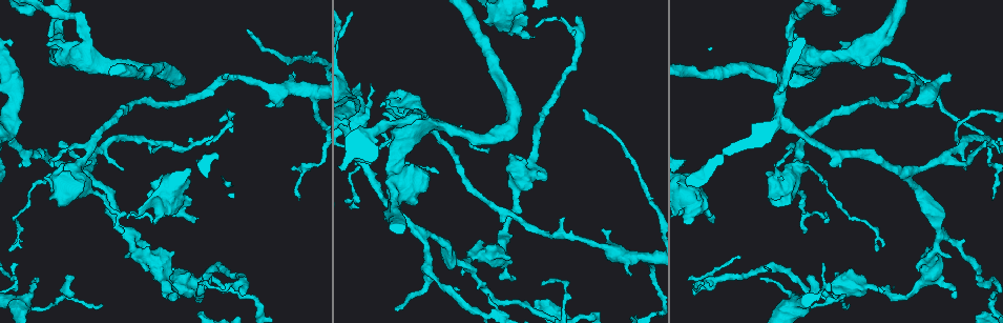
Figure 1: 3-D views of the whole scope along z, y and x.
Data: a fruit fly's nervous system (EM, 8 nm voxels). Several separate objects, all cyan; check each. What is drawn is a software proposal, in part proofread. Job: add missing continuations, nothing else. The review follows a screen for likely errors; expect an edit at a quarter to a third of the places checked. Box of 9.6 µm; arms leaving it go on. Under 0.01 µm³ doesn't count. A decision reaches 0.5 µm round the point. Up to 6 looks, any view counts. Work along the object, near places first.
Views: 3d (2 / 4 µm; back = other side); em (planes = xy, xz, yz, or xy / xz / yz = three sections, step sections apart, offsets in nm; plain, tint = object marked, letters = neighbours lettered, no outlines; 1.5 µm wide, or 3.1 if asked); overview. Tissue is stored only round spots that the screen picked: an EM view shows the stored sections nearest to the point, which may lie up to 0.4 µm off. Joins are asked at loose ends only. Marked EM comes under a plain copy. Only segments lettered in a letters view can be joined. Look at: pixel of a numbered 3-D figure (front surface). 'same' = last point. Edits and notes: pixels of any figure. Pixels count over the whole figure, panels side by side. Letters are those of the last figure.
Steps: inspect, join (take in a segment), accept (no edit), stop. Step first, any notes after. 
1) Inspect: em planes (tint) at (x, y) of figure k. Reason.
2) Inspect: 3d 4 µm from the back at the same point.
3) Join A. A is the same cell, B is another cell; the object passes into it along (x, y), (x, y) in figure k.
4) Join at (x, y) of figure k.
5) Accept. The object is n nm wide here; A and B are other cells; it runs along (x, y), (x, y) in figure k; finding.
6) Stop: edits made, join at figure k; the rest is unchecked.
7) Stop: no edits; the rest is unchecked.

Inspect: 3d 2 µm at (850, 305) of figure 1. Thin end.

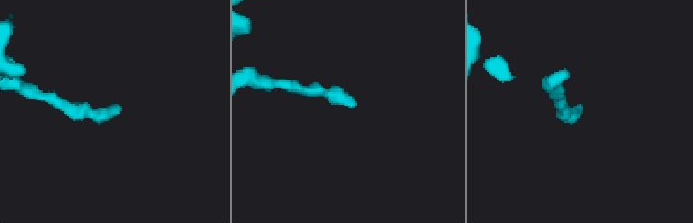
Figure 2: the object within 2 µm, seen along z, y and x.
Inspect: em xz step 8 (letters) at (581, 107) of figure 2.

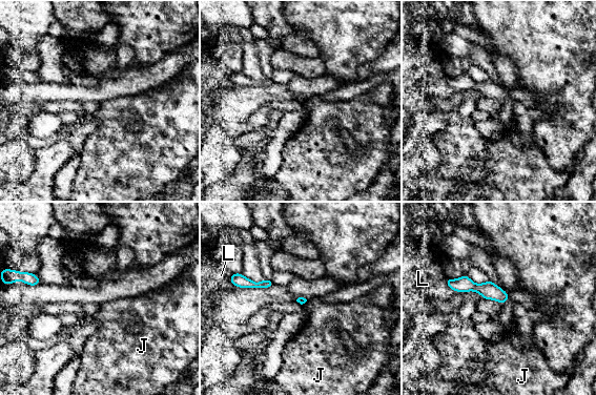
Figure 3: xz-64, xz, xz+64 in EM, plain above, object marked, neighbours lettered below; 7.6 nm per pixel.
Inspect: em planes (letters) at the same point. Cut it another way.

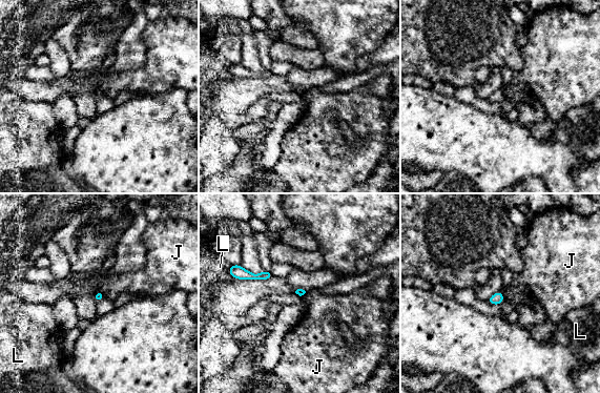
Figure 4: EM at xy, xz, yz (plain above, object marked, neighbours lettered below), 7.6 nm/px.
Accept. J and L are other cells; a border runs along (98, 290), (105, 296) in figure 4; no lettered segment goes on from it.

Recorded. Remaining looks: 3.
Inspect: 3d 2 µm at (714, 219) of figure 1. An open end.

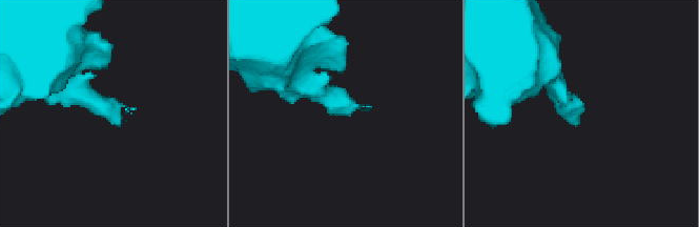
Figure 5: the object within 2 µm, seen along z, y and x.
Inspect: em xz step 8 (letters) at (367, 108) of figure 5.

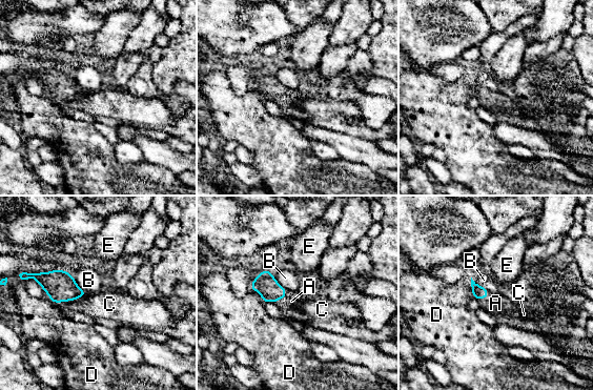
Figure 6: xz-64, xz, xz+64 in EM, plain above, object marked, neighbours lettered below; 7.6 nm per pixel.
Join A. A is the same cell, B, C, D and E are other cells; the object passes into it along (264, 284), (282, 298), (291, 301) in figure 6; the neuron continues.

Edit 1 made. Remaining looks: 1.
Stop: edits made, join at figure 6; the rest is unchecked.

